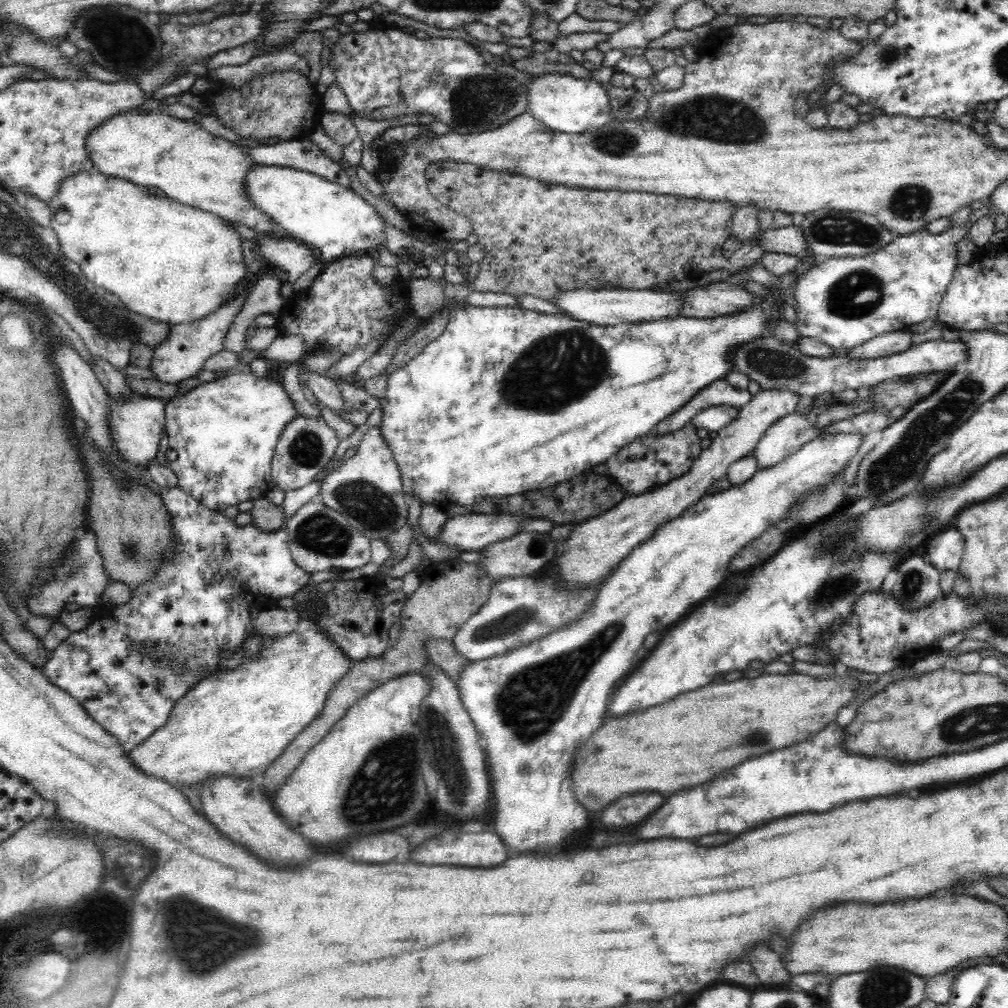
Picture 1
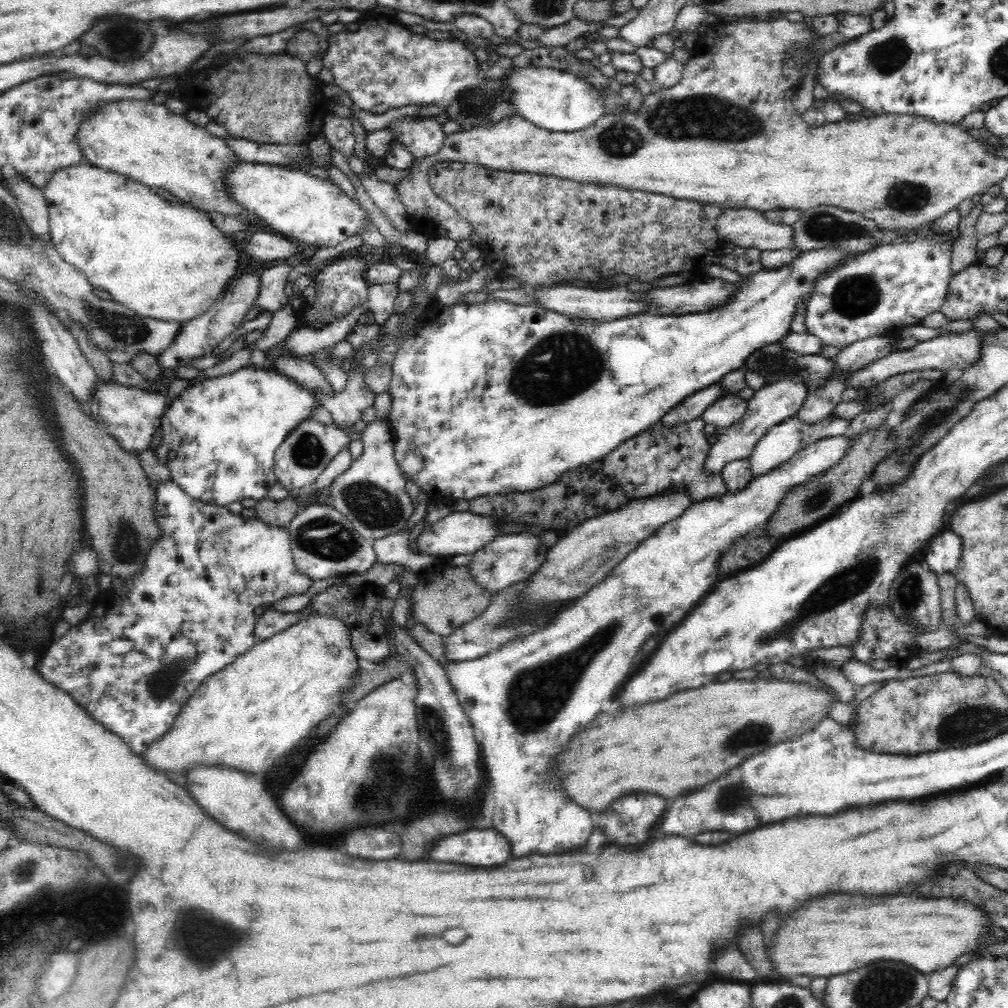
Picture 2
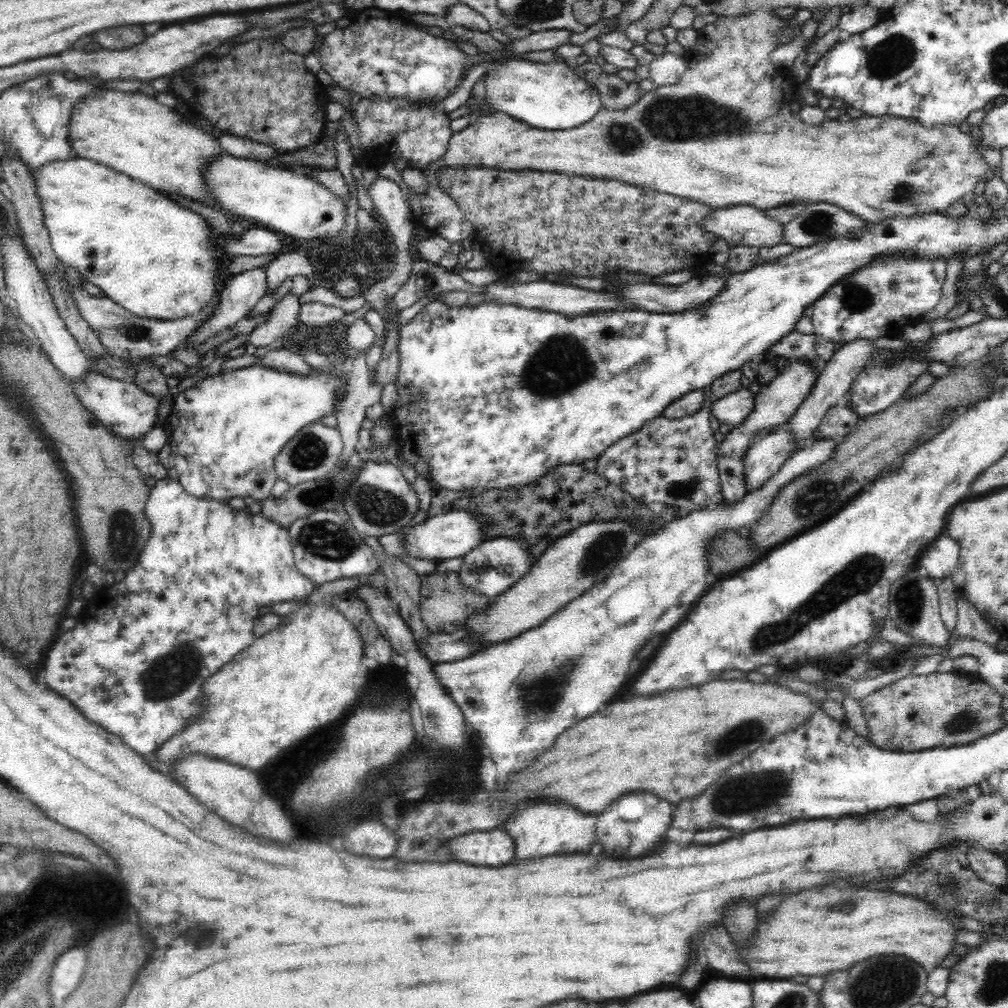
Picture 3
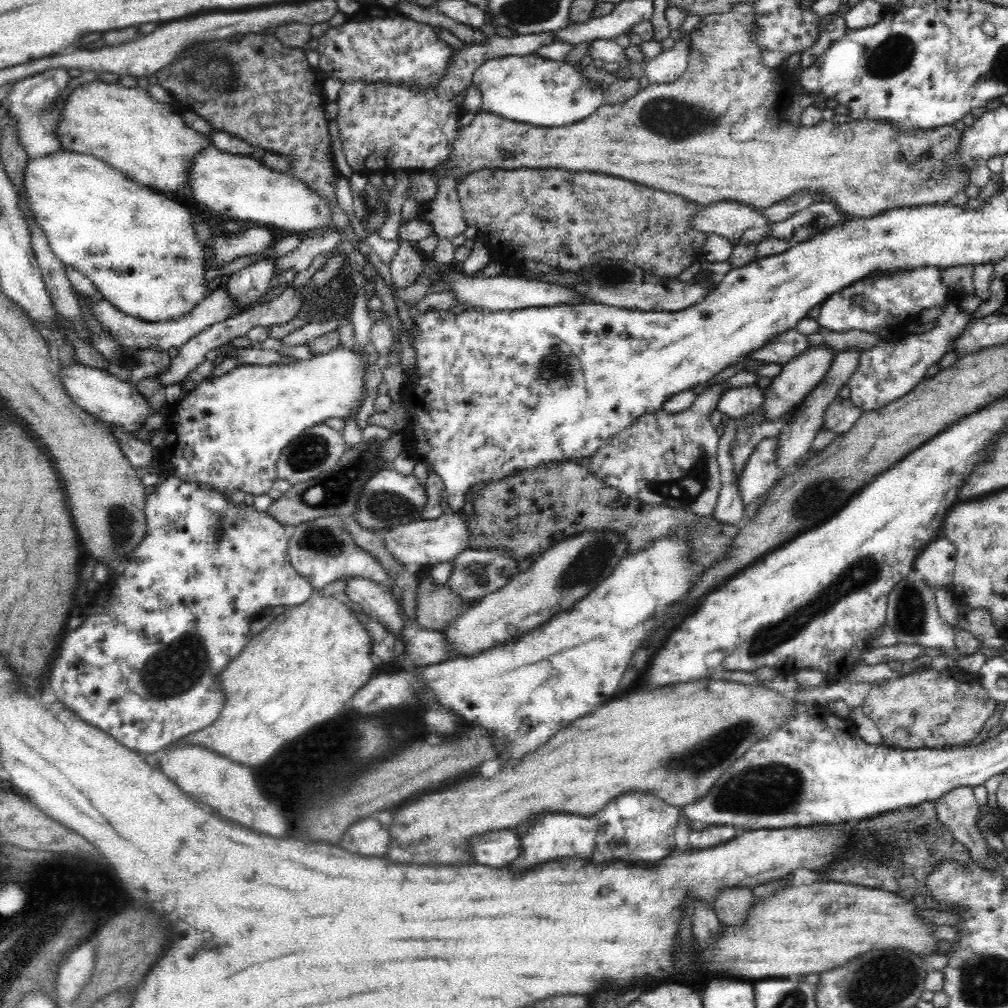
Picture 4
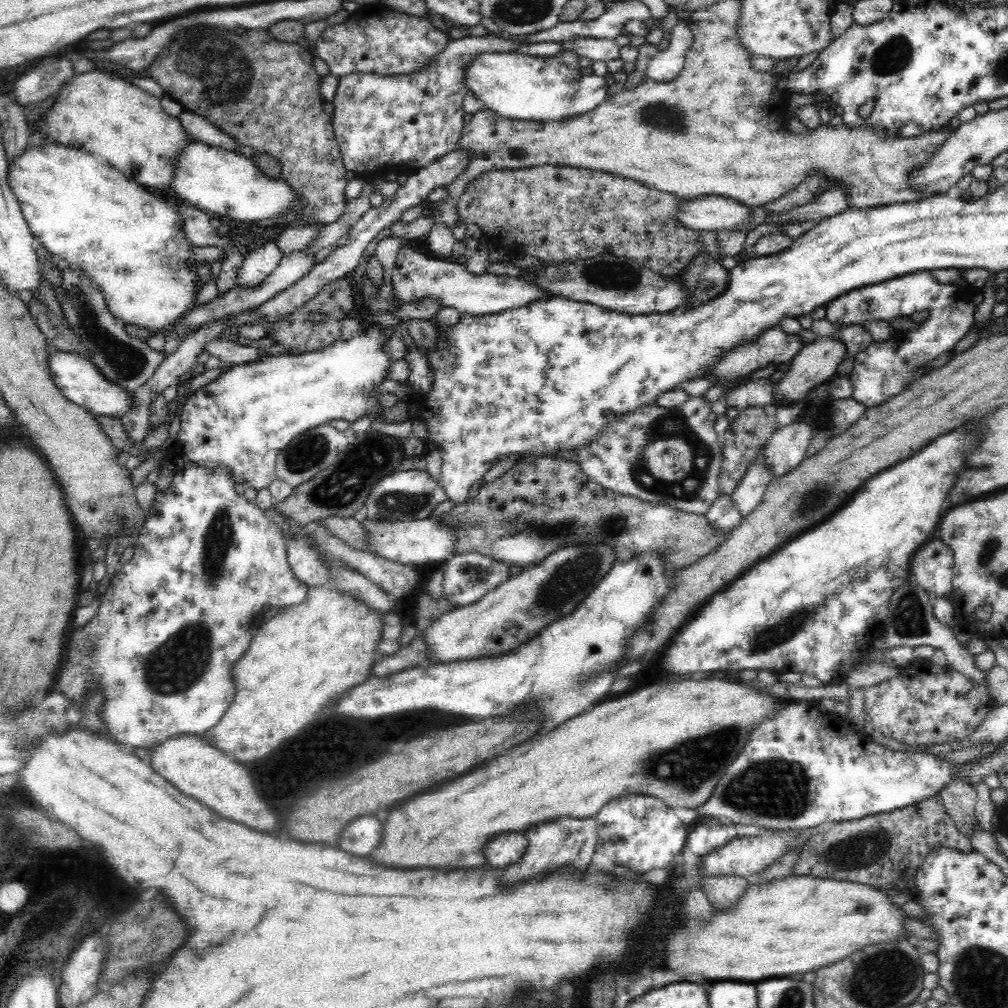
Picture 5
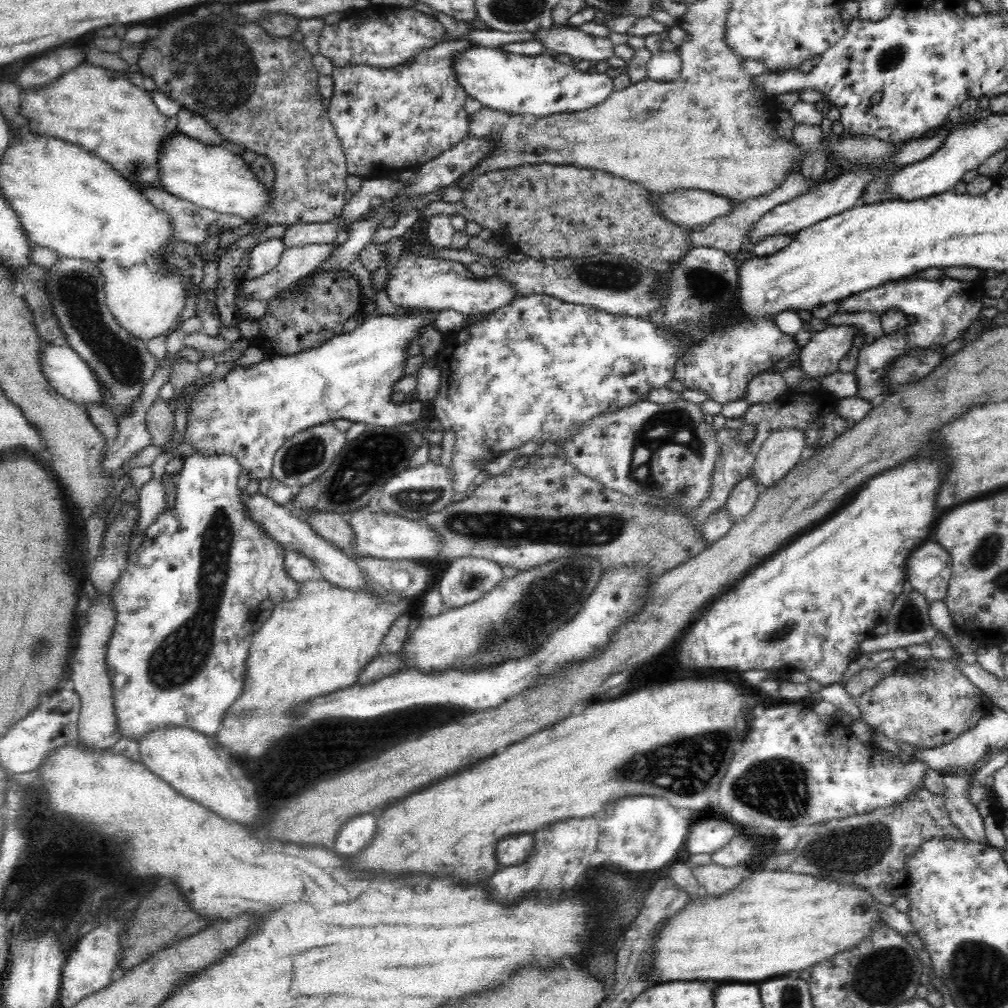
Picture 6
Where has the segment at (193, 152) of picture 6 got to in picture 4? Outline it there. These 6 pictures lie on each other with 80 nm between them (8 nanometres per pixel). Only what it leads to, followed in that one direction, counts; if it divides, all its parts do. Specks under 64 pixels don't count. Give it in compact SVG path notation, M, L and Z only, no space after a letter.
M214 145L202 149L189 170L188 192L192 198L211 210L228 214L230 218L262 222L284 234L314 234L335 227L331 216L333 206L290 172L277 172L254 157L238 156L218 150Z

